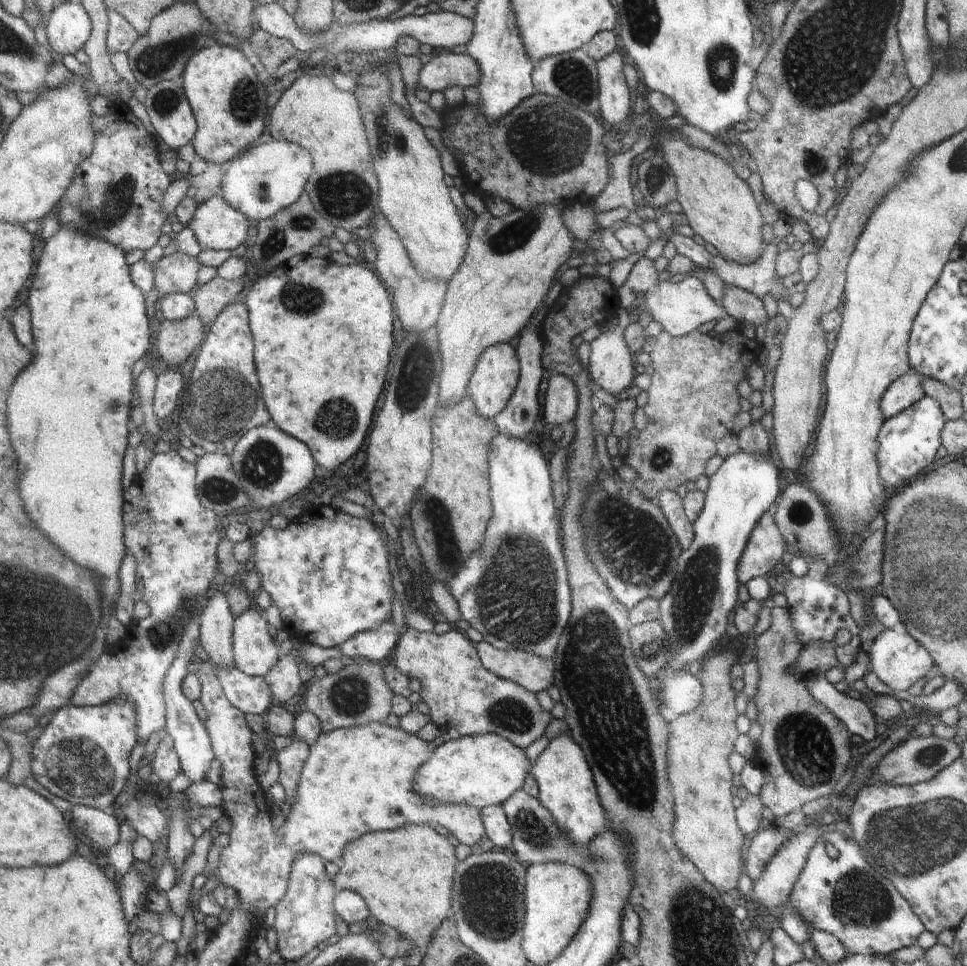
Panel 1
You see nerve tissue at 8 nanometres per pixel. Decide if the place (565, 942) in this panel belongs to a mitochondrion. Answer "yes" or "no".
no

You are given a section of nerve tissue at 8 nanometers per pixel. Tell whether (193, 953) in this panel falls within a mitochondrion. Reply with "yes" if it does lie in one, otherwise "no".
no

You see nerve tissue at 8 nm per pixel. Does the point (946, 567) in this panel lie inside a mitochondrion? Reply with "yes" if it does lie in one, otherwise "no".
yes

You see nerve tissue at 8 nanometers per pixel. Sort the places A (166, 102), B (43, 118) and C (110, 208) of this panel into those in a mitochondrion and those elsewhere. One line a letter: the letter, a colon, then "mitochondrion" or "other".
A: mitochondrion
B: other
C: mitochondrion

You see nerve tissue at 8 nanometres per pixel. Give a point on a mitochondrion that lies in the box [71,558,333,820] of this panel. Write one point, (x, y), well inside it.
(164, 630)

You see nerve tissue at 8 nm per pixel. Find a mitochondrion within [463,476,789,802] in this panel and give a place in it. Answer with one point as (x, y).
(516, 598)

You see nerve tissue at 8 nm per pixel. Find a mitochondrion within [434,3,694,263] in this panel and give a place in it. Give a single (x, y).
(547, 138)

